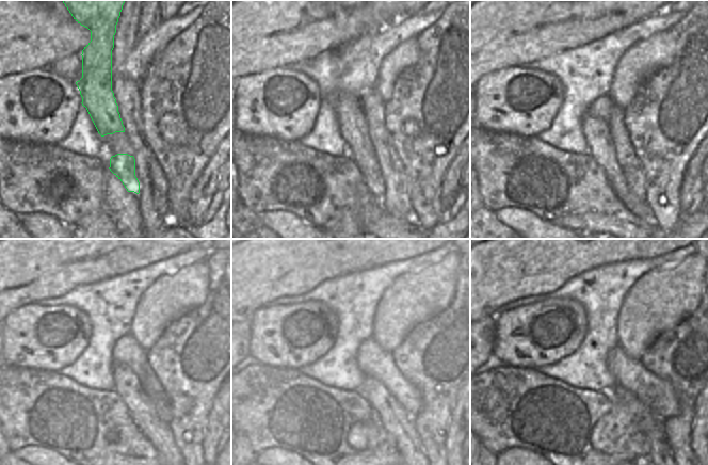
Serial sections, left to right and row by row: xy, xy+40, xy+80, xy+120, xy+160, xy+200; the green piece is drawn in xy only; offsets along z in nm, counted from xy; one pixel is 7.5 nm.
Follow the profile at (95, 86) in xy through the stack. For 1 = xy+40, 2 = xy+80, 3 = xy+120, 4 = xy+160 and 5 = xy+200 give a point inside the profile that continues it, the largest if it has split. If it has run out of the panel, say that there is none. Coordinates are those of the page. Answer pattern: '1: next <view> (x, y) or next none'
1: next xy+40 (353, 126)
2: next xy+80 (596, 131)
3: next xy+120 (141, 409)
4: next xy+160 (399, 425)
5: next xy+200 (660, 455)

